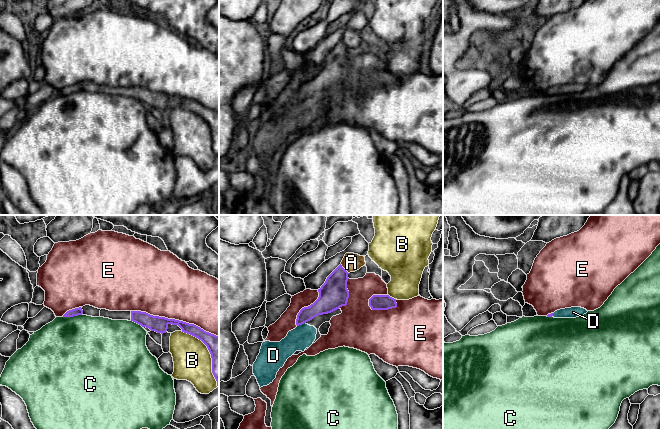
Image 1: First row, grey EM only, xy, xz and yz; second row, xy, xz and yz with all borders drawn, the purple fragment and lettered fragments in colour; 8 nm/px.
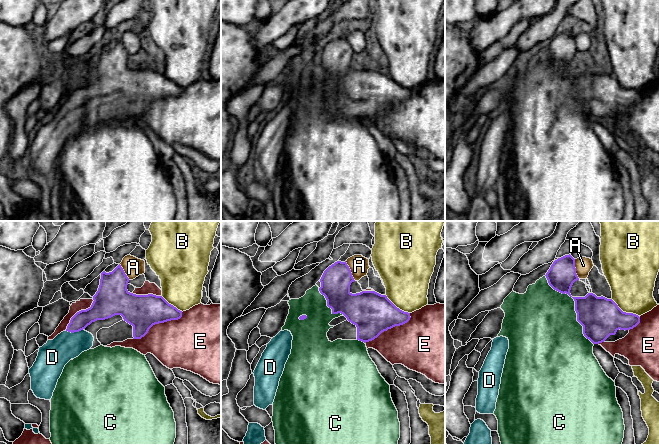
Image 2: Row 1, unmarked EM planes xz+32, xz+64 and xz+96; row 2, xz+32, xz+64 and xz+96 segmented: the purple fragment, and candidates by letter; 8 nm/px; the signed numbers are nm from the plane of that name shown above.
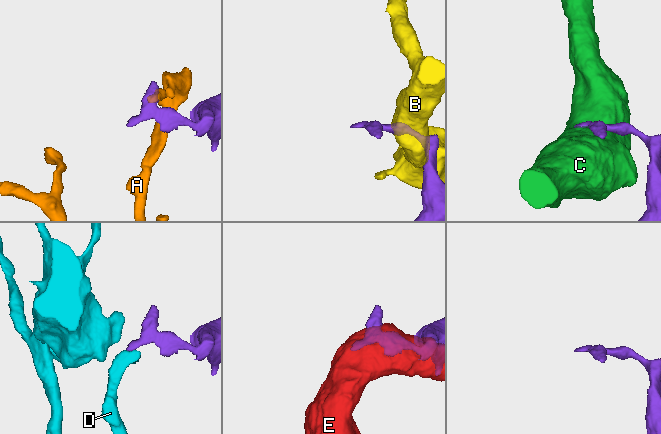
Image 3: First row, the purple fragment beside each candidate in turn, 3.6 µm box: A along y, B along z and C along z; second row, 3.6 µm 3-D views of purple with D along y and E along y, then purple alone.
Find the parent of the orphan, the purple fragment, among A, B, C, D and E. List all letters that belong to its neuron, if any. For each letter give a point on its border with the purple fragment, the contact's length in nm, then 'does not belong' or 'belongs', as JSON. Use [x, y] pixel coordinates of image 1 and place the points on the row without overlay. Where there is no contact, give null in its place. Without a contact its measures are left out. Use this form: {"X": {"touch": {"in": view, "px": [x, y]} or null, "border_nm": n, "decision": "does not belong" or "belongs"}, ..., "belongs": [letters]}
{"A": {"touch": {"in": "xz", "px": [344, 45]}, "border_nm": 100, "decision": "does not belong"}, "B": {"touch": {"in": "xy", "px": [210, 129]}, "border_nm": 550, "decision": "does not belong"}, "C": {"touch": {"in": "xy", "px": [72, 92]}, "border_nm": 160, "decision": "does not belong"}, "D": {"touch": {"in": "xz", "px": [301, 100]}, "border_nm": 80, "decision": "belongs"}, "E": {"touch": {"in": "xy", "px": [174, 95]}, "border_nm": 750, "decision": "does not belong"}, "belongs": ["D"]}

